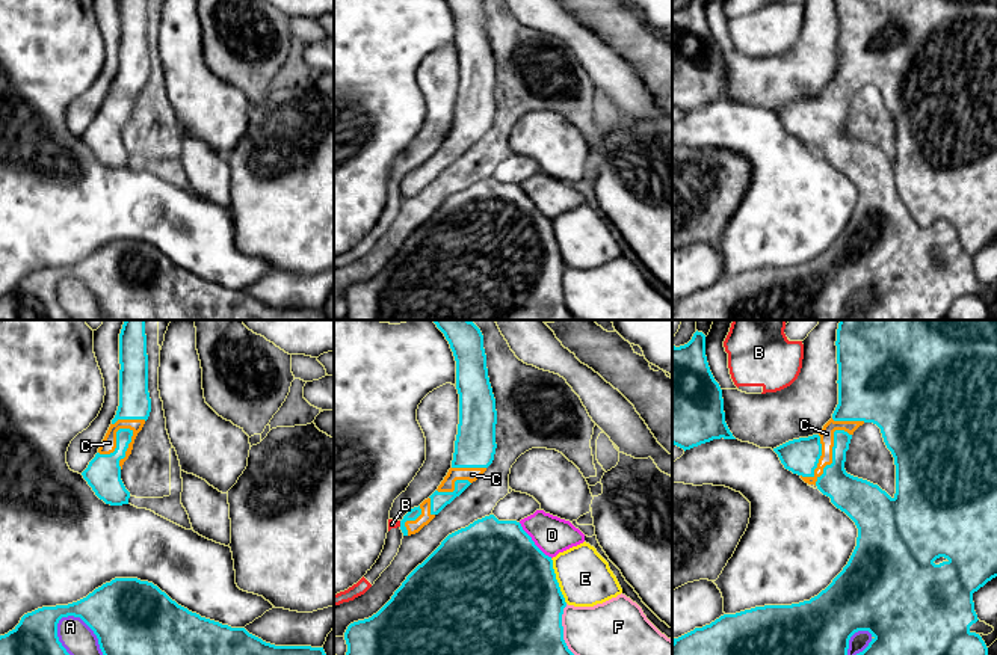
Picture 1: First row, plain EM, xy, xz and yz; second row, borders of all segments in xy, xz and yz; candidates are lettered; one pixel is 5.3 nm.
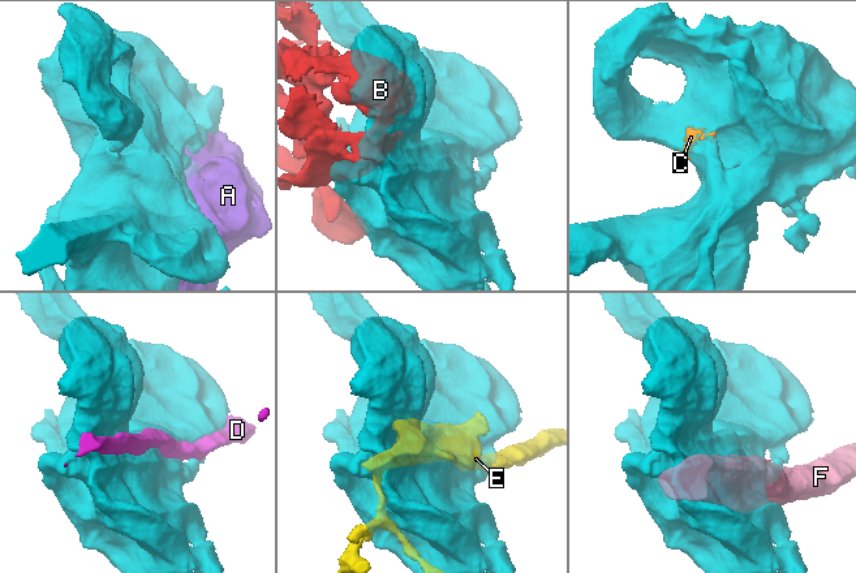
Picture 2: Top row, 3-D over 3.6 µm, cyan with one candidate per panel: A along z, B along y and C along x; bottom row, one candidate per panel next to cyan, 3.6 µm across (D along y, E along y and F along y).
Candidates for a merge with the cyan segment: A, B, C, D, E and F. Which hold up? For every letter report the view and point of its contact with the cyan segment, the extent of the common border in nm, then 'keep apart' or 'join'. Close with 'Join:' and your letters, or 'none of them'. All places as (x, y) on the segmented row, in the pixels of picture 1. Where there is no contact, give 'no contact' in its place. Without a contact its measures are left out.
A: meets cyan in xy at (86, 624); contact 300 nm long; keep apart
B: meets cyan in xz at (401, 524); contact 30 nm long; keep apart
C: meets cyan in yz at (833, 456); contact 360 nm long; join
D: meets cyan in xz at (533, 542); contact 260 nm long; keep apart
E: meets cyan in xz at (556, 581); contact 260 nm long; keep apart
F: meets cyan in xz at (562, 630); contact 280 nm long; keep apart
Join: C

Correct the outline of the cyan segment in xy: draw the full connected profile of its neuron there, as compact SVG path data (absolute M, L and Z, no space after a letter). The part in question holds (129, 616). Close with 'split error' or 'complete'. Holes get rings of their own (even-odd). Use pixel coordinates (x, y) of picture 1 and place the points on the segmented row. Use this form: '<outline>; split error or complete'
M115 578L77 602L24 614L12 631L0 635L0 655L69 655L57 637L57 623L68 616L80 617L94 631L103 655L326 655L323 647L275 646L245 628L201 617L137 578Z; complete

